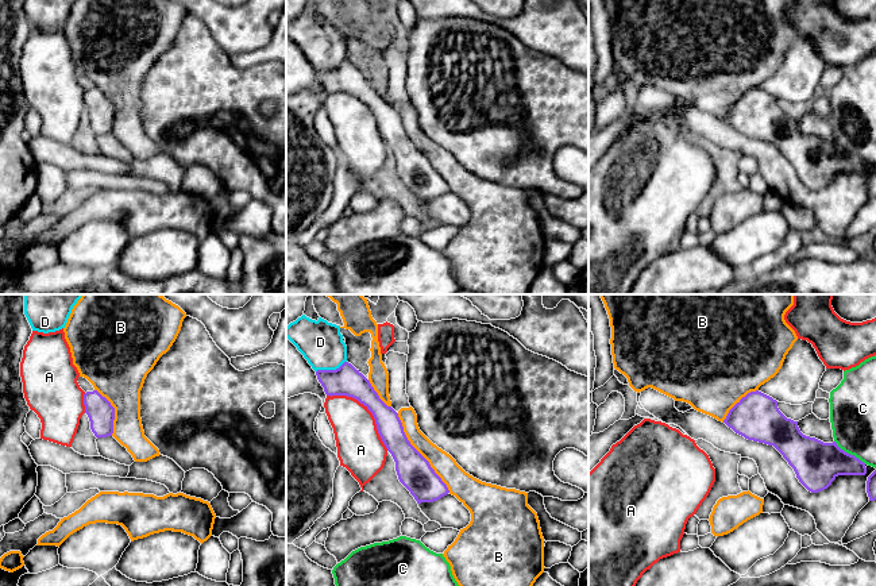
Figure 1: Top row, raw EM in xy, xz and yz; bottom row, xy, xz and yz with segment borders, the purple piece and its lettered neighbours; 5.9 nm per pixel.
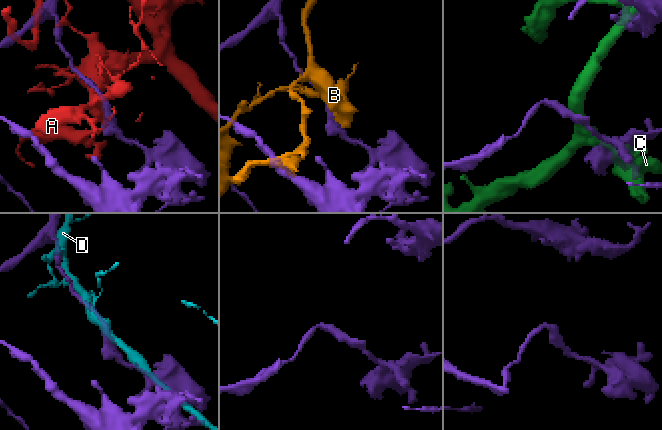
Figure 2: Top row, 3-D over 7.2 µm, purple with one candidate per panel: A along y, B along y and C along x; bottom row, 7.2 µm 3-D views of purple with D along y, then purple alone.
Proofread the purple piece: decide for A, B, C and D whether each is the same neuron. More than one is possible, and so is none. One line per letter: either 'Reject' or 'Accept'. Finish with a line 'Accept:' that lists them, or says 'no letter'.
A: Reject
B: Reject
C: Reject
D: Reject
Accept: no letter

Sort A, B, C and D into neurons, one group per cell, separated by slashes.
A / B / C / D

